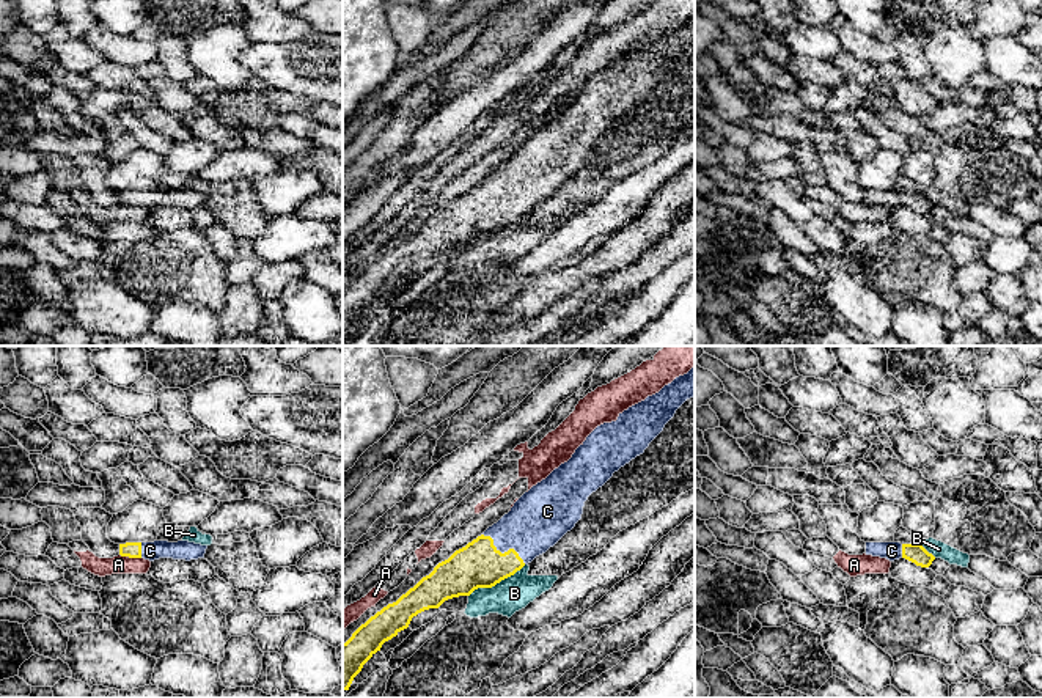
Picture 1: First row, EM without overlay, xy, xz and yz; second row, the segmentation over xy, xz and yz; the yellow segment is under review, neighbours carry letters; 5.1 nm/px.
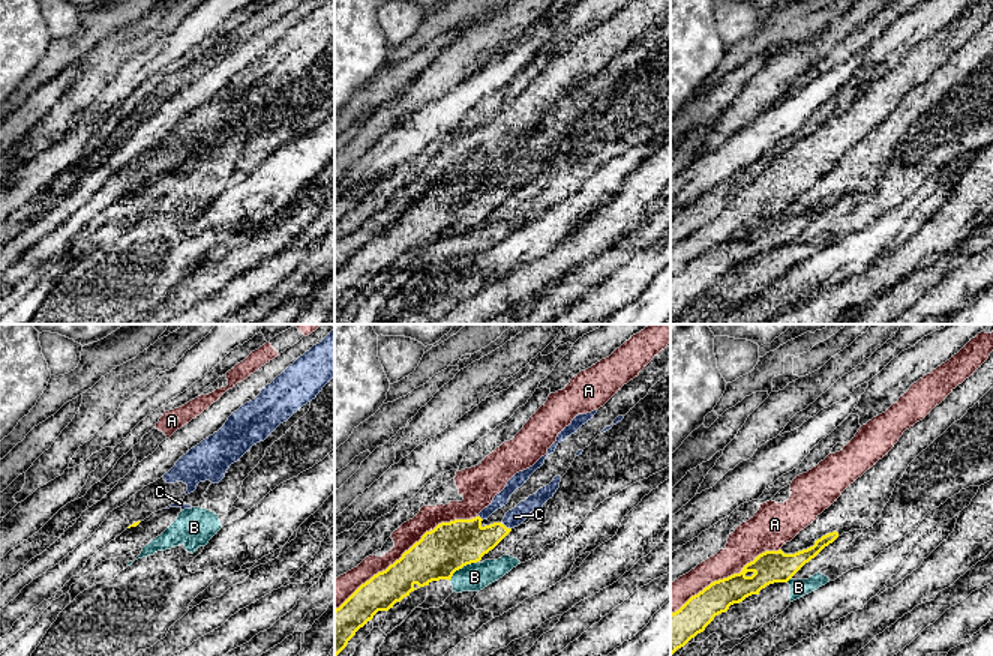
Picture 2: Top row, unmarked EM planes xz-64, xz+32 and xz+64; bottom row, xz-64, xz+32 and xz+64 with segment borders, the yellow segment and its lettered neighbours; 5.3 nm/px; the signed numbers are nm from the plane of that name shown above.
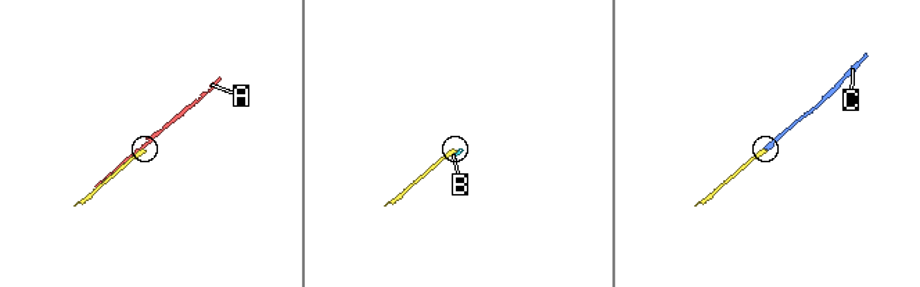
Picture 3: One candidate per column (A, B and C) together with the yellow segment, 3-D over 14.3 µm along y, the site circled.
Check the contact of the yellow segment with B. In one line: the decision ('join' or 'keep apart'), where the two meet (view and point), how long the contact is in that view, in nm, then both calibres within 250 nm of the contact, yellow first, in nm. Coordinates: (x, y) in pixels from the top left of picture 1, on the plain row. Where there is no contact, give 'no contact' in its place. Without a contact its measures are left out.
keep apart; contact xz (497, 230); length 340 nm; calibres 240 and 180 nm

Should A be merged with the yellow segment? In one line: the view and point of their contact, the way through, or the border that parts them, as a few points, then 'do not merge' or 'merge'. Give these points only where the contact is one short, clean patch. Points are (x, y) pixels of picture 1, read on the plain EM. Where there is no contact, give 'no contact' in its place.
contact xy (131, 205); do not merge

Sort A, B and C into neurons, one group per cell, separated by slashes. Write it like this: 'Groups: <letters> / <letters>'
Groups: A / B / C

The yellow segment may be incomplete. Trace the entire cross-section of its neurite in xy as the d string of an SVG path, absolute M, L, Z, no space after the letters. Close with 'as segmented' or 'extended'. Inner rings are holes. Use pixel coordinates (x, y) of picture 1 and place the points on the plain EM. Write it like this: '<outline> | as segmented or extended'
M154 189L154 190L126 190L119 192L119 203L129 206L145 206L149 209L159 206L173 208L198 208L204 206L207 193L189 190L189 189Z | extended

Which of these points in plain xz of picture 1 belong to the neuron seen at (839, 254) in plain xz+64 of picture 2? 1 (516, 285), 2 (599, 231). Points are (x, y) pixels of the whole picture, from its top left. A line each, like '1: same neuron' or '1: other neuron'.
1: other neuron
2: same neuron

